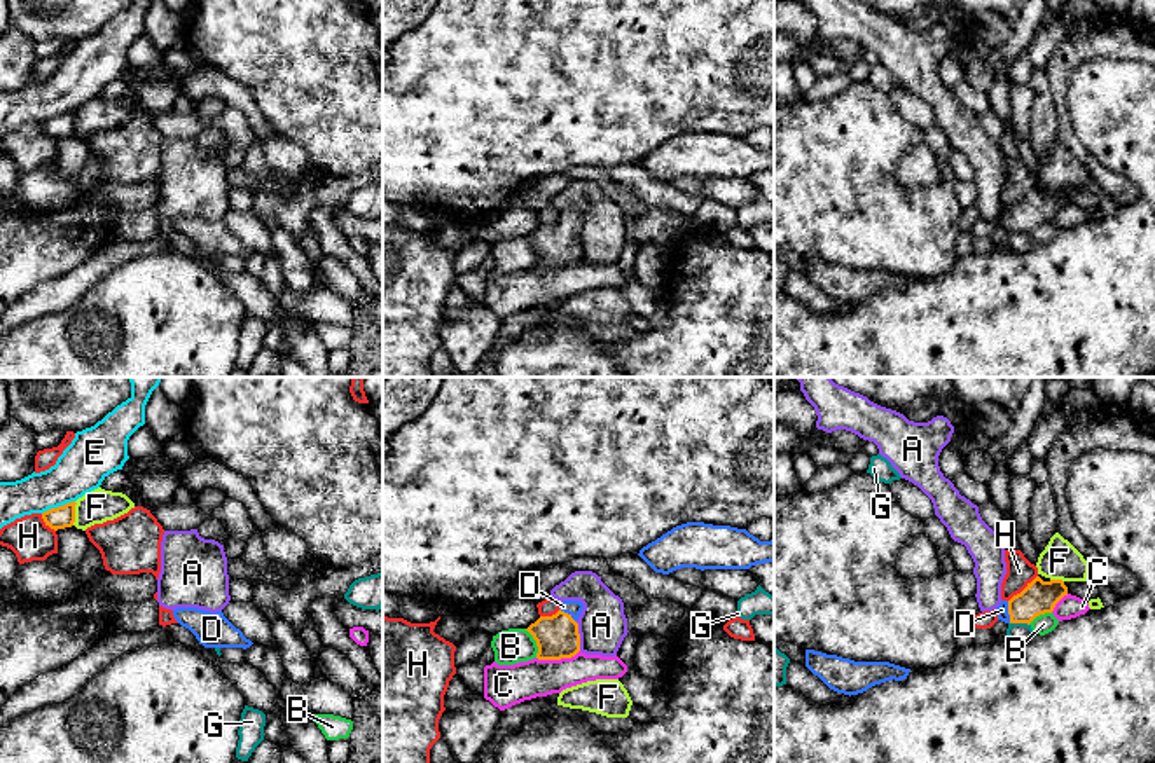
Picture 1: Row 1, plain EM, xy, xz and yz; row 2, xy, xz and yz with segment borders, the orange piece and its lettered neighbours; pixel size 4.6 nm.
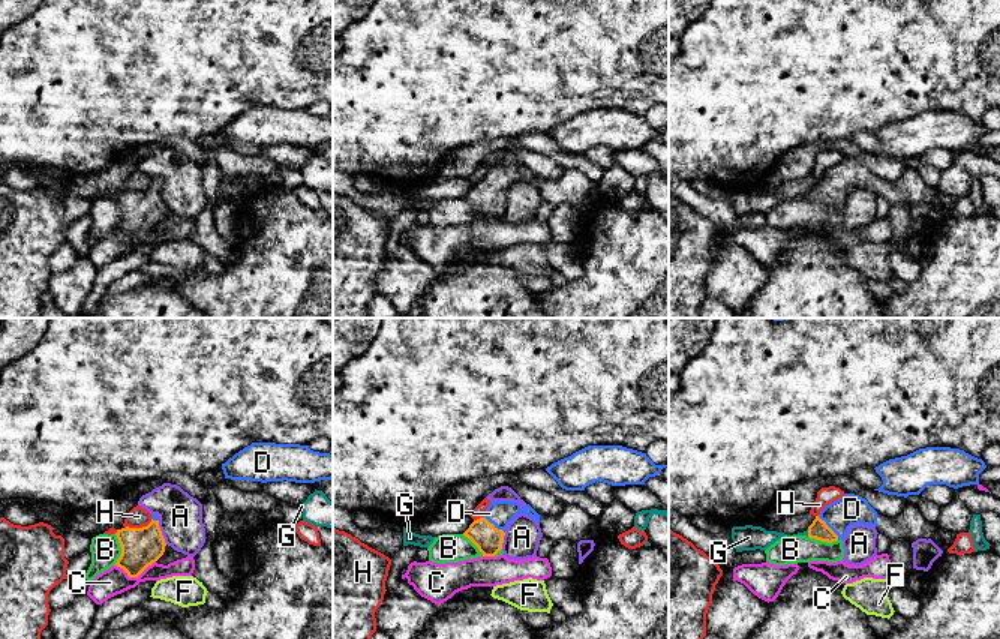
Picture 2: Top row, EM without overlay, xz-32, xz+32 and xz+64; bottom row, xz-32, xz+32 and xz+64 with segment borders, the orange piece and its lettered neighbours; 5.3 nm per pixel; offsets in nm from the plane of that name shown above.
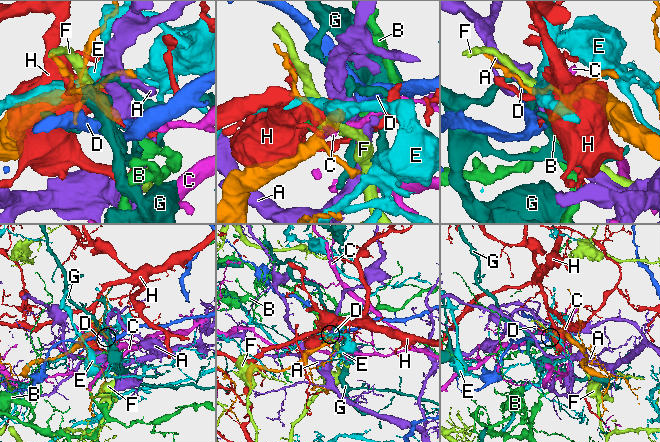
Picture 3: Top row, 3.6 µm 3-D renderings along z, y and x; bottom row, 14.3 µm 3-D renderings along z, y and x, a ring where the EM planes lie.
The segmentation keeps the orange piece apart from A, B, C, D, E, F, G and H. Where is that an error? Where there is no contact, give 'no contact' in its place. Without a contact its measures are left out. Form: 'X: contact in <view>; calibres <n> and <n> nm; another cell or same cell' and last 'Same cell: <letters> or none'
A: contact in xz; calibres 200 and 220 nm; another cell
B: contact in xz; calibres 200 and 160 nm; another cell
C: contact in xz; calibres 200 and 180 nm; another cell
D: contact in yz; calibres 160 and 60 nm; same cell
E: contact in xy; calibres 100 and 220 nm; another cell
F: contact in xy; calibres 100 and 160 nm; another cell
G: contact in yz; calibres 160 and 100 nm; another cell
H: contact in yz; calibres 160 and 130 nm; another cell
Same cell: D

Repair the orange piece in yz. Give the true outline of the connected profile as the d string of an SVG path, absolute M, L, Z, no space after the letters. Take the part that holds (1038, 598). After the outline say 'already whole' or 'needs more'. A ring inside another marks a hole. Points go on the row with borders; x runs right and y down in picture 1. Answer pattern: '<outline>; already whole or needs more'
M1036 576L1020 594L999 602L998 620L1029 625L1036 616L1052 613L1064 595L1068 595L1068 587L1062 580L1043 581Z; needs more

